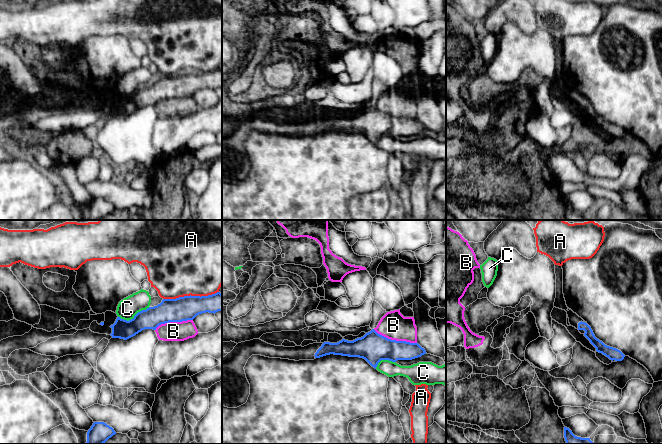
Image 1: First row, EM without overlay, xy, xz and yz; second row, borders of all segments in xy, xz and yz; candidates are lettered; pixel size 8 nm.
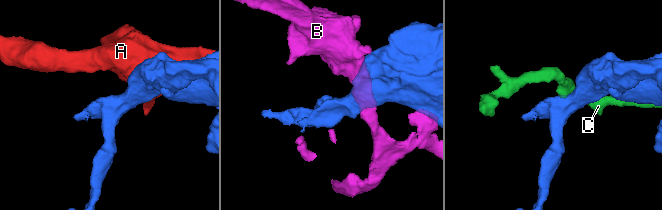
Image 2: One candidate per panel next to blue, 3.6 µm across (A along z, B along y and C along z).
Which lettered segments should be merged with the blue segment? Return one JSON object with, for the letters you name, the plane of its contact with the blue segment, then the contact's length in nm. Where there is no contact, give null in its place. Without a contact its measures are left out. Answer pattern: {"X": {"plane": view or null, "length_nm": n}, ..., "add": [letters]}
{"add": []}

